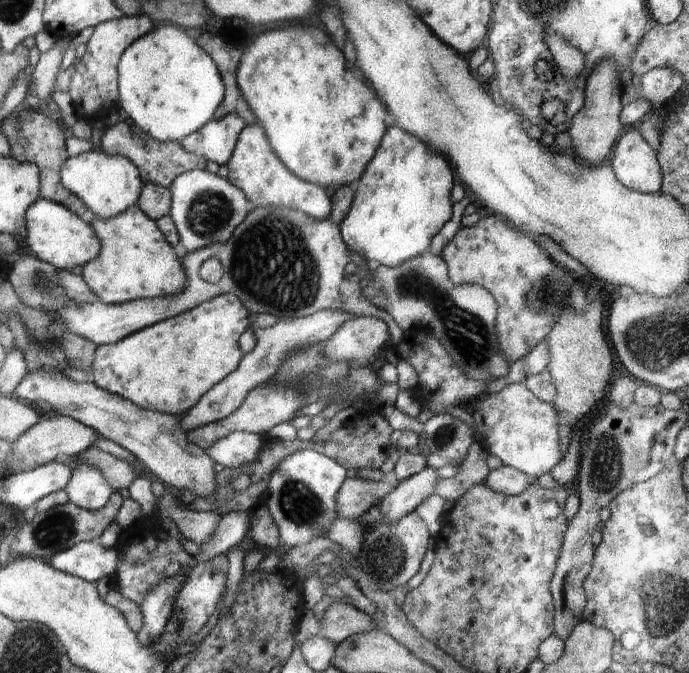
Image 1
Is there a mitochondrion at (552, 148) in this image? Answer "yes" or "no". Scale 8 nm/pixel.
no

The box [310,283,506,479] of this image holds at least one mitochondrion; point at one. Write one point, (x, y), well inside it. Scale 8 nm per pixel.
(445, 435)

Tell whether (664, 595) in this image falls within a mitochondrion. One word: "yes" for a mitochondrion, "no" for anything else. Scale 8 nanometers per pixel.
yes

